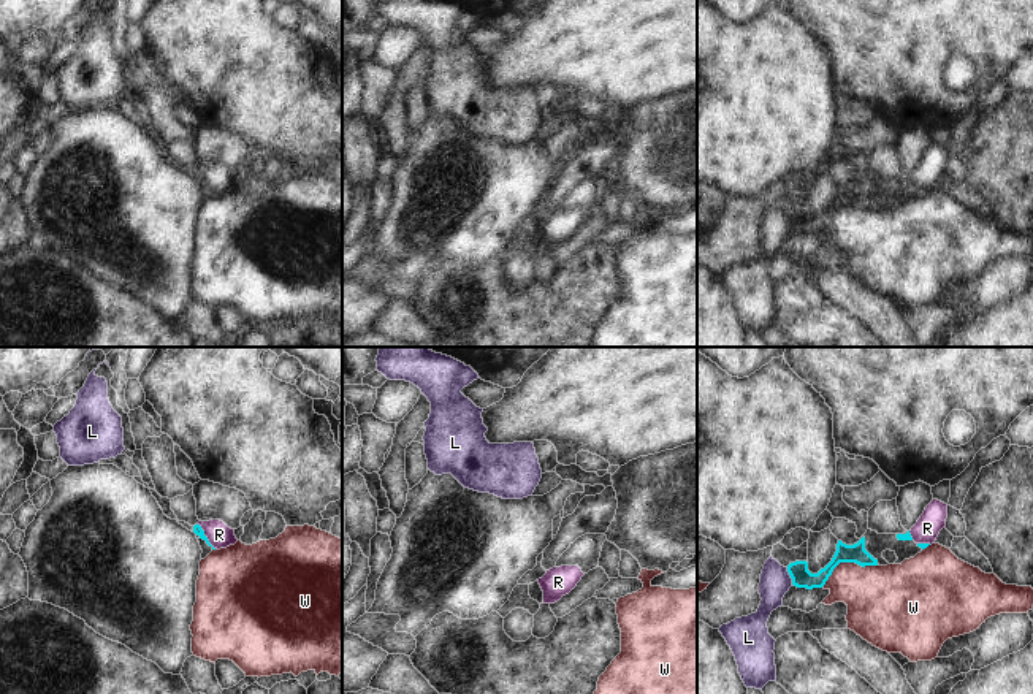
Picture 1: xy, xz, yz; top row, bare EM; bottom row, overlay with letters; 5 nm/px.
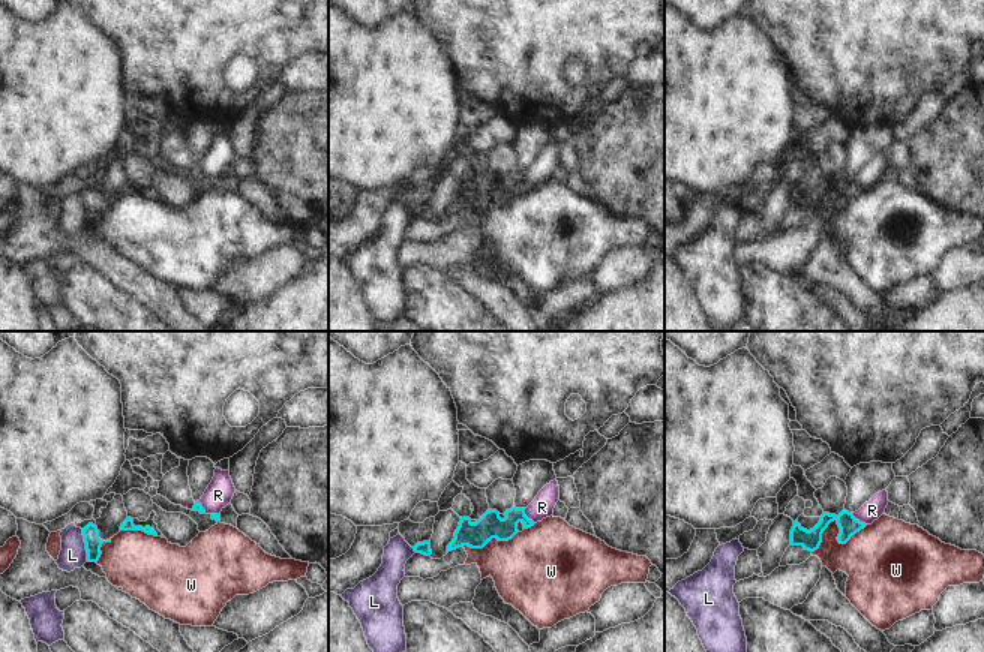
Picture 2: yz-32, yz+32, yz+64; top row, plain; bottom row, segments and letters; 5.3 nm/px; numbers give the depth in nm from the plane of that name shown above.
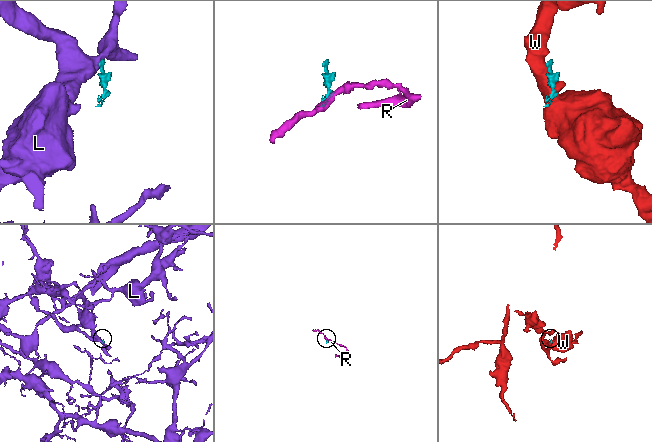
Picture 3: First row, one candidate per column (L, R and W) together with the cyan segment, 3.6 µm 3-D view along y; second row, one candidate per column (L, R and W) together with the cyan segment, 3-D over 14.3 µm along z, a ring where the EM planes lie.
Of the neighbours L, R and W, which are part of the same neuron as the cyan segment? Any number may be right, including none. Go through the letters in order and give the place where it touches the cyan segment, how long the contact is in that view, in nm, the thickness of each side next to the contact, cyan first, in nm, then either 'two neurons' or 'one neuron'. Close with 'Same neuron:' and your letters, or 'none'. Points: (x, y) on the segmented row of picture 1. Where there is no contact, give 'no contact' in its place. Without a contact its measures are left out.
L: yz (789, 574) | 90 nm | 100/160 nm | two neurons
R: xy (205, 536) | 160 nm | 50/120 nm | two neurons
W: yz (846, 561) | 320 nm | 100/340 nm | two neurons
Same neuron: none

